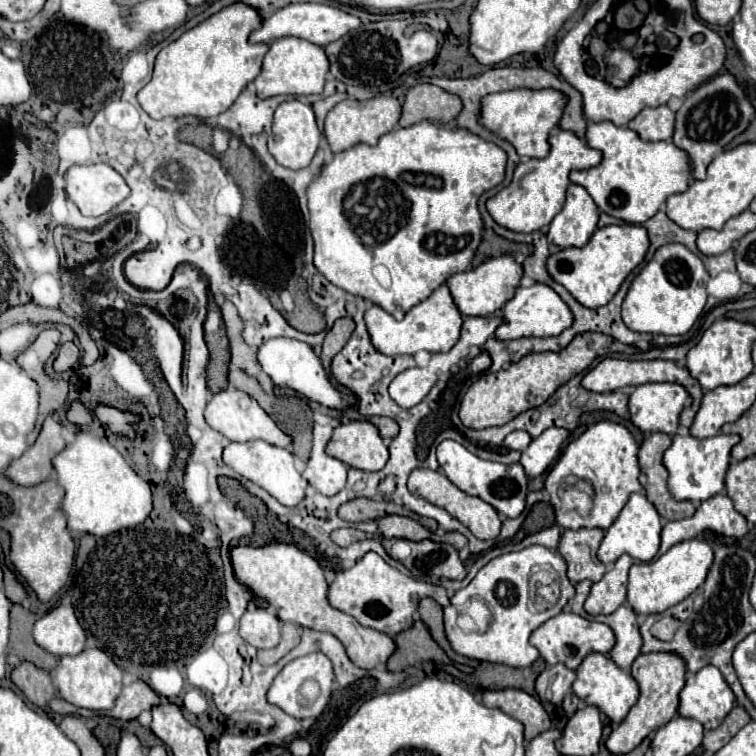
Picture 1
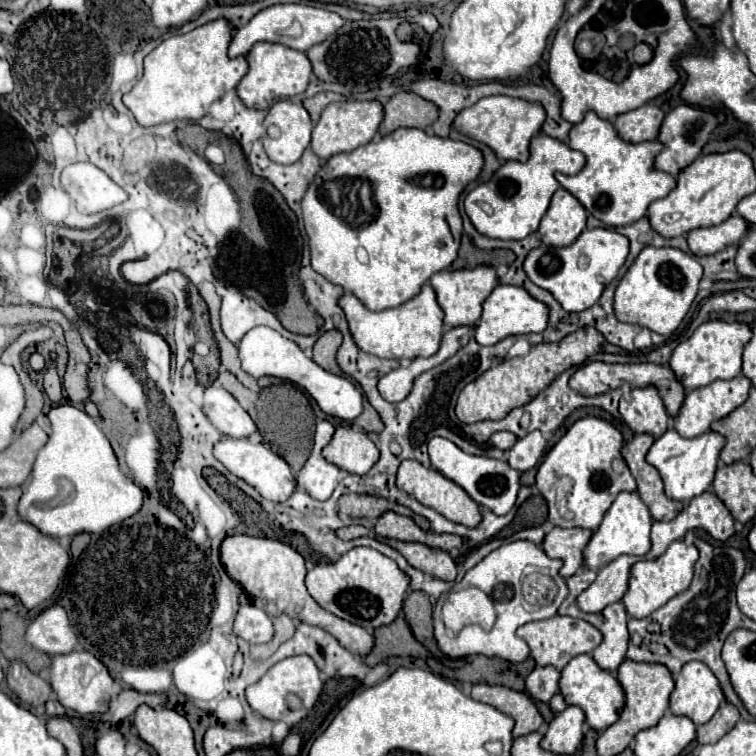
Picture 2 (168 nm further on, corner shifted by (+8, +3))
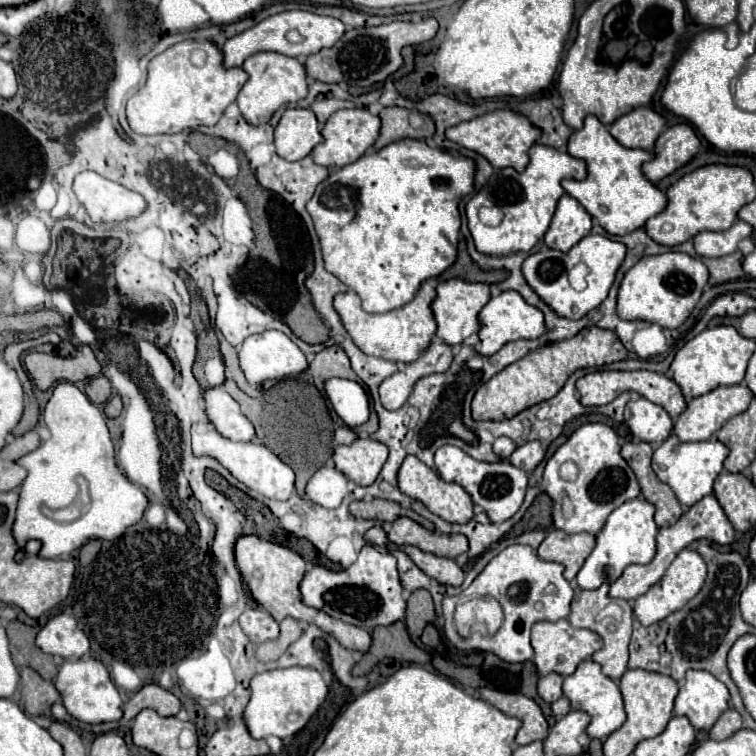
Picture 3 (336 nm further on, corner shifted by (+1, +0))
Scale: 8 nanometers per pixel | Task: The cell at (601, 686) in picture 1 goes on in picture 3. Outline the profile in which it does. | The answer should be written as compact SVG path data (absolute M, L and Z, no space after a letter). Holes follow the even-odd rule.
M582 661L572 675L564 677L564 687L562 689L564 689L564 695L570 699L572 709L586 711L592 717L592 721L590 721L590 725L586 729L590 737L604 739L610 733L614 733L626 721L622 693L620 693L618 685L610 677L602 675L598 663L594 663L594 661Z

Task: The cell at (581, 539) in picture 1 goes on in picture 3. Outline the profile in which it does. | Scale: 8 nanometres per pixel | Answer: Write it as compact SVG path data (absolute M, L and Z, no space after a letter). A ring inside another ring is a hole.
M554 529L546 535L542 545L538 547L538 555L544 561L562 563L566 567L564 577L572 581L578 575L580 567L584 565L586 557L592 553L594 545L596 545L596 537L590 533L570 535L560 529Z

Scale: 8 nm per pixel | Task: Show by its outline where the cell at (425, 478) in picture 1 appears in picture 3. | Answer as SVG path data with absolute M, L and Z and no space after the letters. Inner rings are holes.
M408 455L402 463L402 467L398 471L398 487L402 493L406 493L412 499L422 501L434 515L440 515L442 519L446 519L450 523L468 523L474 517L474 503L472 503L470 495L460 485L446 483L444 479L440 479L440 475L434 469L424 465L414 455Z

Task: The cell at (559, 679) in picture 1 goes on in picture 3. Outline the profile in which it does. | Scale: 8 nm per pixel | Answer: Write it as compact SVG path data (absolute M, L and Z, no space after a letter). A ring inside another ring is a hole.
M558 673L542 675L538 681L538 695L546 703L554 703L556 699L560 699L562 697L562 677Z

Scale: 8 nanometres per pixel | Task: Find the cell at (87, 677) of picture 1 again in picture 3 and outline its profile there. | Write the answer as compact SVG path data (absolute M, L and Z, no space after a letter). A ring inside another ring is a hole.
M92 657L84 659L72 659L64 661L60 667L56 679L56 689L62 695L62 703L68 709L68 713L84 723L104 723L104 721L118 721L122 717L122 699L116 689L116 685L110 679L108 669Z

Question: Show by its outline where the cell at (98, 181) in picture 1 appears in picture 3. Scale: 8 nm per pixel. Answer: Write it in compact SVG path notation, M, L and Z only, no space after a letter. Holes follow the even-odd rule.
M82 171L74 179L74 193L94 223L124 221L146 209L142 195L114 183L96 171Z

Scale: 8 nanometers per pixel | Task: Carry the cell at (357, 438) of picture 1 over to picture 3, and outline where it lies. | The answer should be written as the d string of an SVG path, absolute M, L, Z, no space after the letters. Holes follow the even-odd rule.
M356 439L352 445L334 449L334 465L358 485L370 485L386 463L388 447L374 439Z

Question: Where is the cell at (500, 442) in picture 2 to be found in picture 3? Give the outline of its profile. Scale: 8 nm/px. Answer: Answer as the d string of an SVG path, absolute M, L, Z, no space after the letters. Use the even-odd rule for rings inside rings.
M498 437L494 441L494 453L500 457L500 459L508 459L512 455L512 451L516 449L514 441L510 437Z

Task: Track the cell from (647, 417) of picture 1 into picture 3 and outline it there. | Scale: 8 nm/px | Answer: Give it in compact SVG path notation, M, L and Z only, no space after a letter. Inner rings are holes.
M644 397L626 405L624 421L636 437L652 445L660 445L662 441L666 441L674 427L670 415L660 405L654 405Z

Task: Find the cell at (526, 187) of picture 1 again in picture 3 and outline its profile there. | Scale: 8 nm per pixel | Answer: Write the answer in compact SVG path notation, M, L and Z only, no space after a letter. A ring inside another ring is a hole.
M536 143L528 155L530 155L530 163L522 173L514 171L512 167L496 169L490 181L466 203L468 229L480 253L508 255L516 251L530 251L548 231L552 215L556 211L556 203L564 195L560 181L562 179L578 179L578 181L586 179L586 163L554 147ZM492 205L504 211L504 221L498 227L486 227L478 219L478 209L492 207Z

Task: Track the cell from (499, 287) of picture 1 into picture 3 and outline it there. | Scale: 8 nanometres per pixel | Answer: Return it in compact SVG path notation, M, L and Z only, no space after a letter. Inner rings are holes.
M448 279L440 281L436 287L436 299L432 303L432 311L438 323L436 335L448 345L460 345L466 337L480 331L480 309L488 303L490 285L488 283L468 283L464 279Z

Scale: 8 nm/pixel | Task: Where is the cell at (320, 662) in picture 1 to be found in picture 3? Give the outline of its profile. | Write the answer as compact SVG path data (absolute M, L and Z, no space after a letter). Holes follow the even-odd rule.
M288 667L254 675L250 681L250 689L252 695L244 709L244 719L254 739L262 739L268 735L276 735L280 739L292 737L310 721L310 717L328 695L328 685L324 683L322 675L312 667ZM292 711L300 715L298 721L286 721L286 715Z

